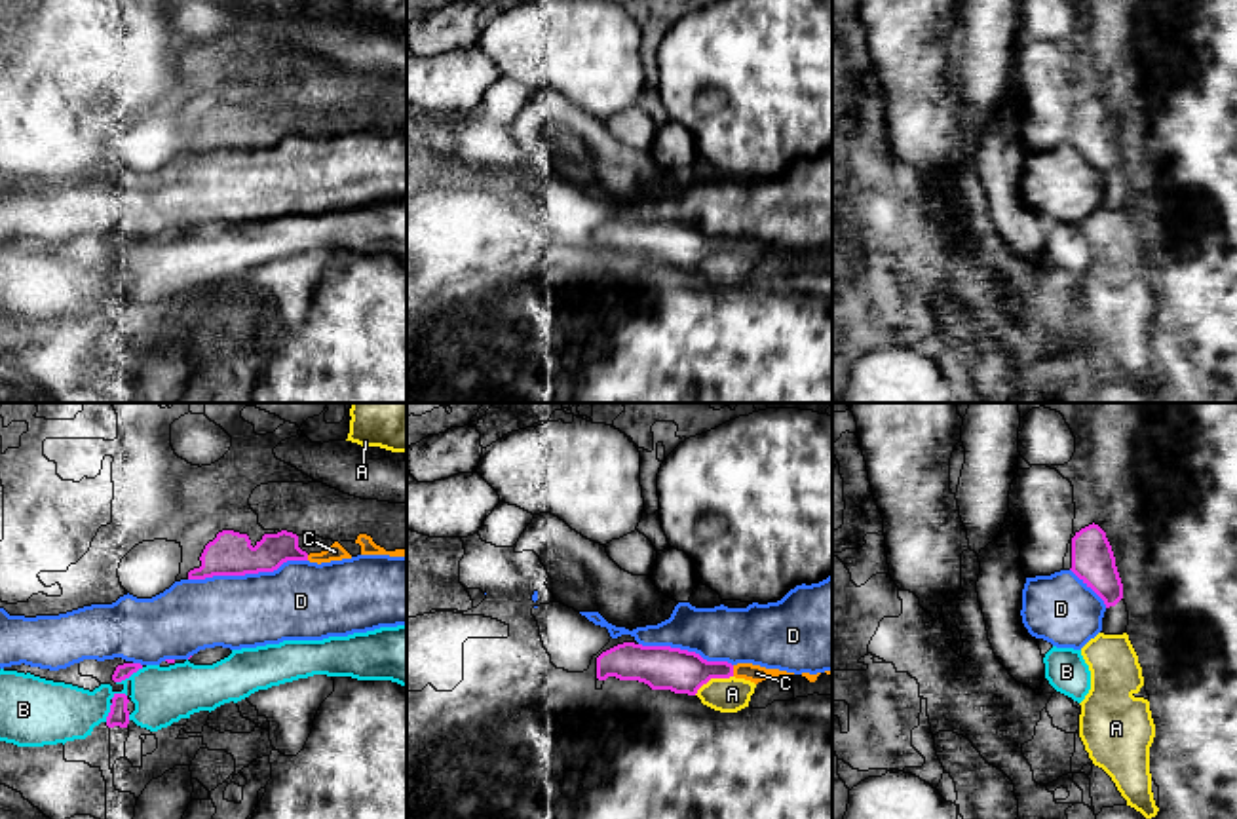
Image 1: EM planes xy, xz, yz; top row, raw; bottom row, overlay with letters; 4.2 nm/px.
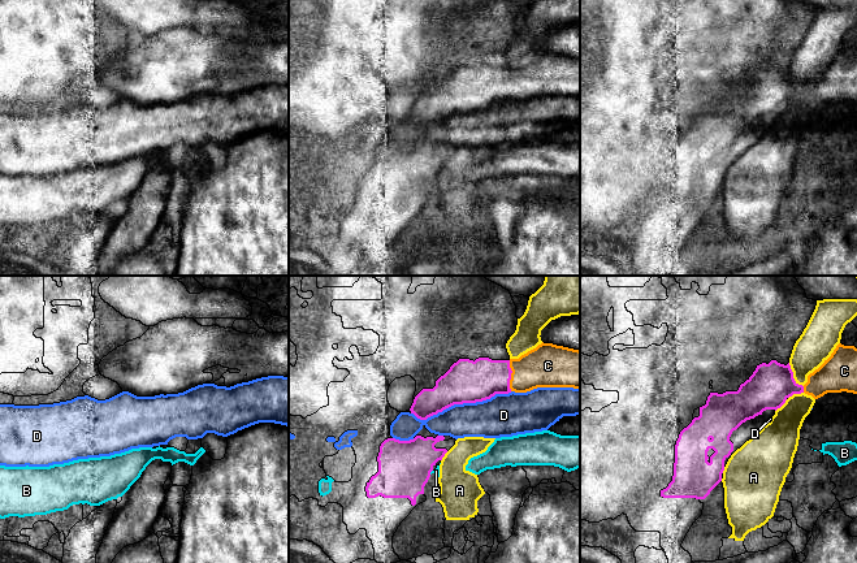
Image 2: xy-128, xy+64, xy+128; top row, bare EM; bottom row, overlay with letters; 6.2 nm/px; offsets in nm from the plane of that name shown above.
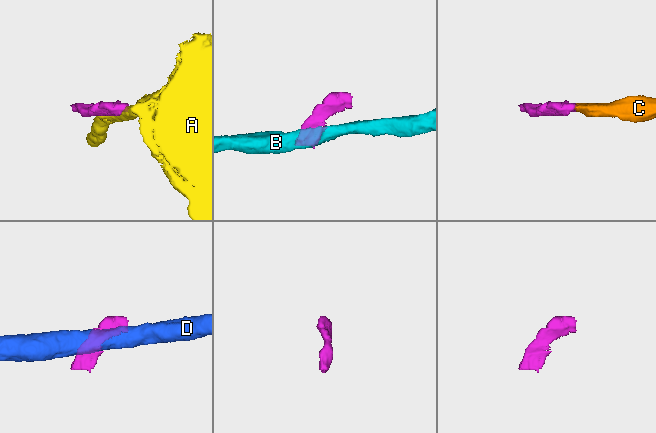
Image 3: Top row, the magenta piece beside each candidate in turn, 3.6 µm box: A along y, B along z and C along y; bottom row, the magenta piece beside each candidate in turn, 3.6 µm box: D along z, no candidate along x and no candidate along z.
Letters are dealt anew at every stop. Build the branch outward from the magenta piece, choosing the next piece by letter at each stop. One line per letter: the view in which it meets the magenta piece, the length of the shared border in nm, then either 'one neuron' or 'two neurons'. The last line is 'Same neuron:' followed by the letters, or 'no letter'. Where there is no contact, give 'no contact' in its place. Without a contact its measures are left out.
A: meets magenta in xz; contact 190 nm long; two neurons
B: meets magenta in xy; contact 140 nm long; two neurons
C: meets magenta in xz; contact 50 nm long; one neuron
D: meets magenta in xy; contact 500 nm long; two neurons
Same neuron: C

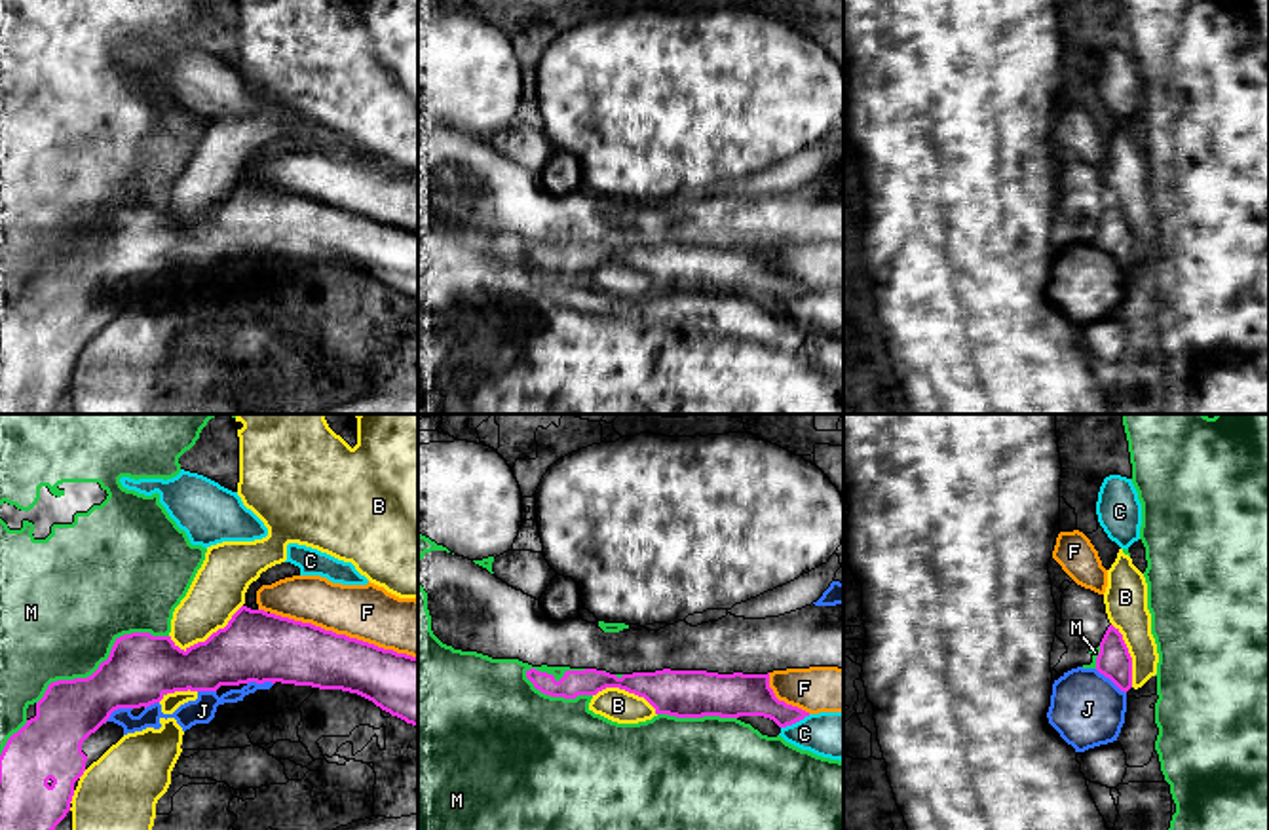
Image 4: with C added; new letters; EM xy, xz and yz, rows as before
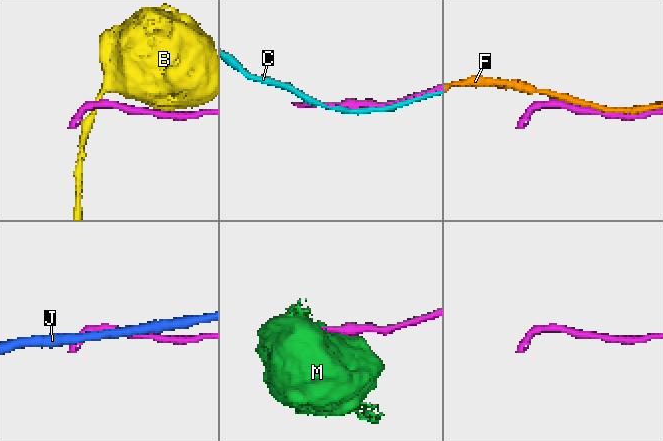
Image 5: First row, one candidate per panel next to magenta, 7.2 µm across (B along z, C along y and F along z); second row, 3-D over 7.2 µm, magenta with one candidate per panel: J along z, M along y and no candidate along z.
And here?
B: meets magenta in xy; contact 340 nm long; two neurons
C: meets magenta in xz; contact 140 nm long; two neurons
F: meets magenta in xy; contact 650 nm long; two neurons
J: meets magenta in yz; contact 170 nm long; two neurons
M: meets magenta in xy; contact 650 nm long; two neurons
Same neuron: no letter

